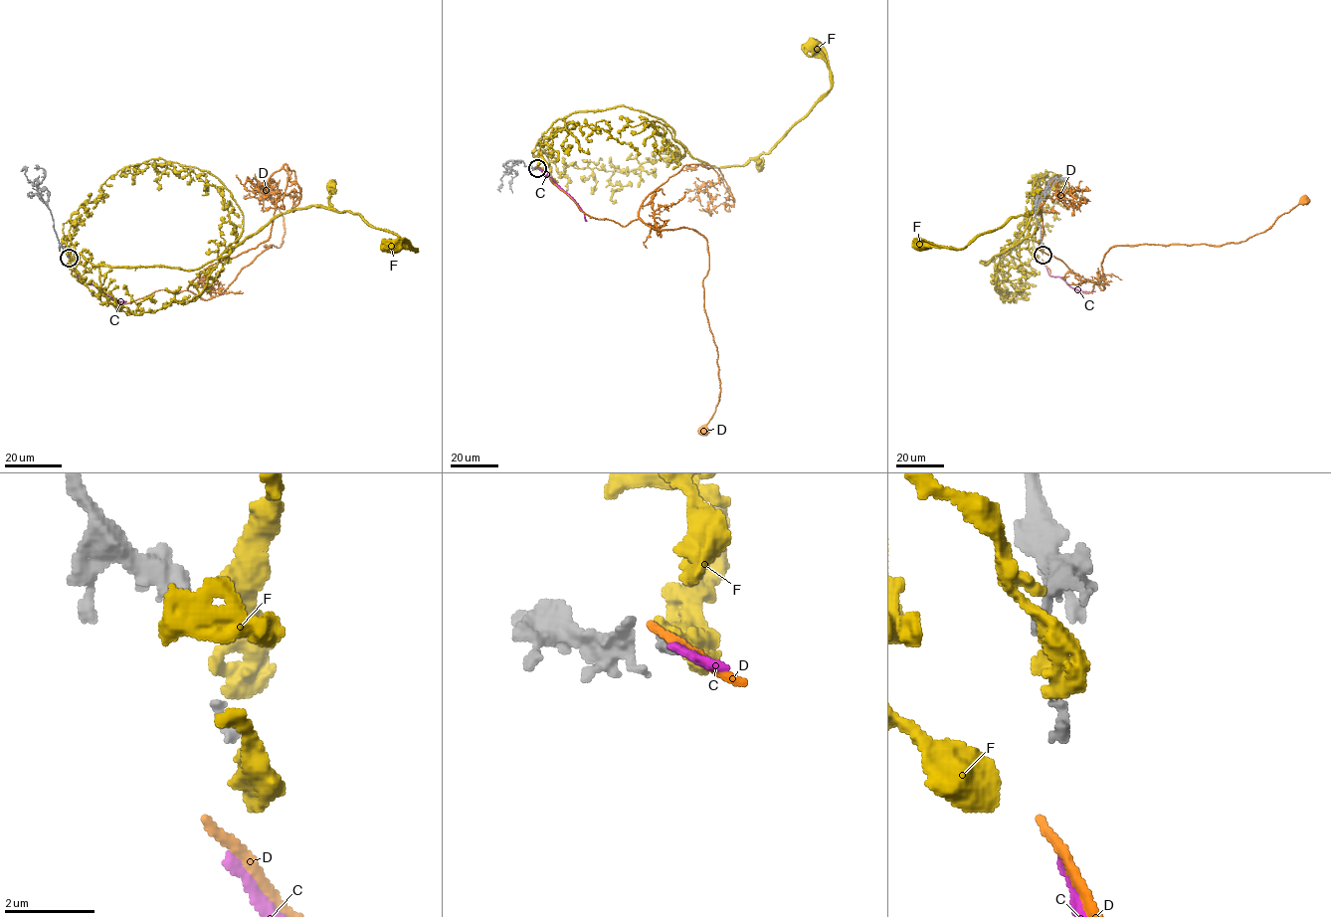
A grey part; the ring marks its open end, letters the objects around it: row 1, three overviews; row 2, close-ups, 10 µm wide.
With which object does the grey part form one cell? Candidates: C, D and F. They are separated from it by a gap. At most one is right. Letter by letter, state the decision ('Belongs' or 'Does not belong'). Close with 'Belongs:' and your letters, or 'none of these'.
C: Does not belong
D: Does not belong
F: Does not belong
Belongs: none of these

